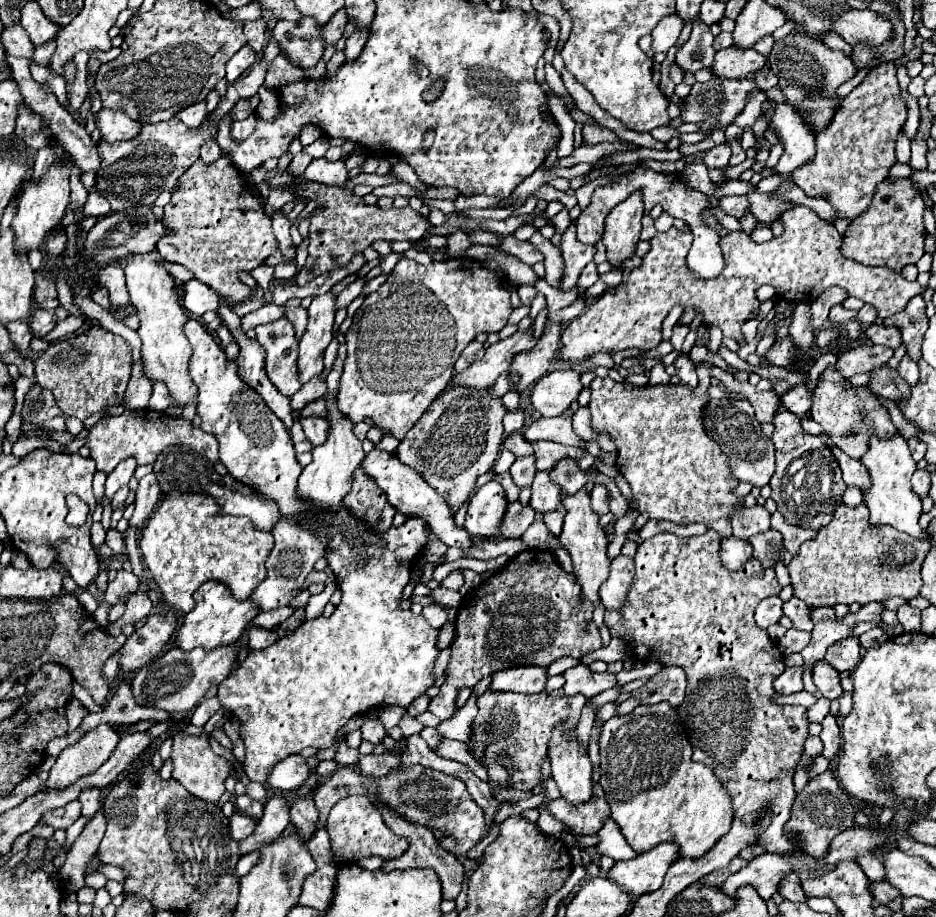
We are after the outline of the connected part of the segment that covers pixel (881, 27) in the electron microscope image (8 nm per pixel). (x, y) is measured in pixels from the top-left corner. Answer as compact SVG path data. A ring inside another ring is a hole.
M870 9L844 11L844 15L832 23L830 31L838 33L850 45L866 43L870 47L876 47L892 39L892 25Z

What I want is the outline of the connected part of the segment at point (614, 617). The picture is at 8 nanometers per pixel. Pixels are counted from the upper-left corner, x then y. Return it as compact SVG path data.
M706 531L704 535L700 537L690 537L690 539L680 539L672 533L660 533L660 535L654 535L652 539L646 539L636 555L634 555L634 567L636 567L636 573L634 573L634 579L632 579L632 587L628 591L628 599L624 601L624 605L616 611L606 611L604 615L604 623L610 627L610 633L612 637L620 637L624 641L630 643L632 651L634 651L634 657L640 659L640 661L658 661L662 665L678 665L686 671L688 675L688 689L686 689L686 699L684 703L678 707L678 715L680 719L684 721L684 725L688 727L688 739L690 739L690 745L694 749L694 755L692 759L694 761L700 761L708 767L714 769L716 777L720 779L720 783L728 789L730 797L732 797L732 805L734 805L734 815L738 819L742 819L744 823L752 825L752 821L770 805L772 807L772 823L770 827L760 835L758 843L770 851L770 853L780 853L780 855L786 855L790 849L796 849L796 841L784 833L784 823L788 821L790 817L790 807L794 803L794 785L792 785L792 775L794 775L794 769L800 761L800 755L804 751L804 741L808 737L808 719L806 719L806 709L804 707L798 707L798 705L774 705L772 703L772 695L774 695L774 689L772 689L772 681L786 669L784 667L784 655L780 653L780 649L776 647L776 643L768 637L768 633L760 627L756 627L754 623L754 607L770 596L778 596L782 590L780 586L775 570L773 567L763 569L760 567L760 563L756 559L748 559L748 563L744 563L738 571L728 571L722 563L720 563L720 557L718 557L718 549L720 549L720 535L716 531Z

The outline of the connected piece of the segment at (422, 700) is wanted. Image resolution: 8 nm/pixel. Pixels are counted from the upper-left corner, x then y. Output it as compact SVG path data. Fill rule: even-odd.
M424 693L424 695L416 697L416 699L408 705L406 711L408 711L412 717L416 717L416 715L420 715L420 713L424 713L424 711L428 709L428 703L430 703L430 697Z

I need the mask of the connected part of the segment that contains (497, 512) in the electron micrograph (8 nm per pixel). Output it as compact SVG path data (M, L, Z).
M488 481L476 491L466 513L466 531L474 537L496 537L508 507L504 489L496 481Z

